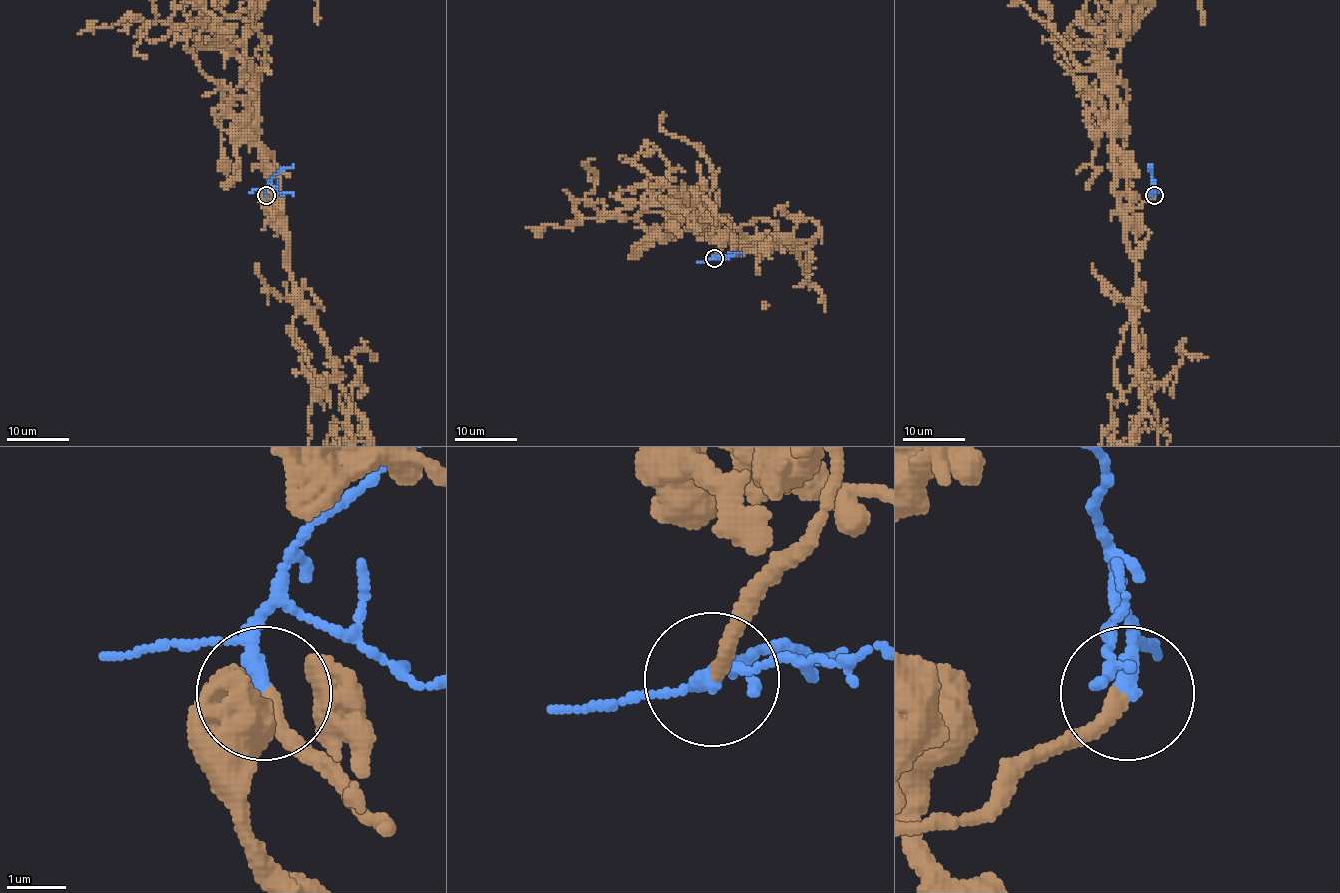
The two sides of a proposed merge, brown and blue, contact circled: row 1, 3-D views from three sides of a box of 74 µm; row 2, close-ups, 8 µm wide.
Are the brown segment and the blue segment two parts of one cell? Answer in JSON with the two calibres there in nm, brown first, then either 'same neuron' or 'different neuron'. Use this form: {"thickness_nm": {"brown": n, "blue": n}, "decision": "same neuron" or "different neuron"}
{"thickness_nm": {"brown": 260, "blue": 220}, "decision": "same neuron"}

